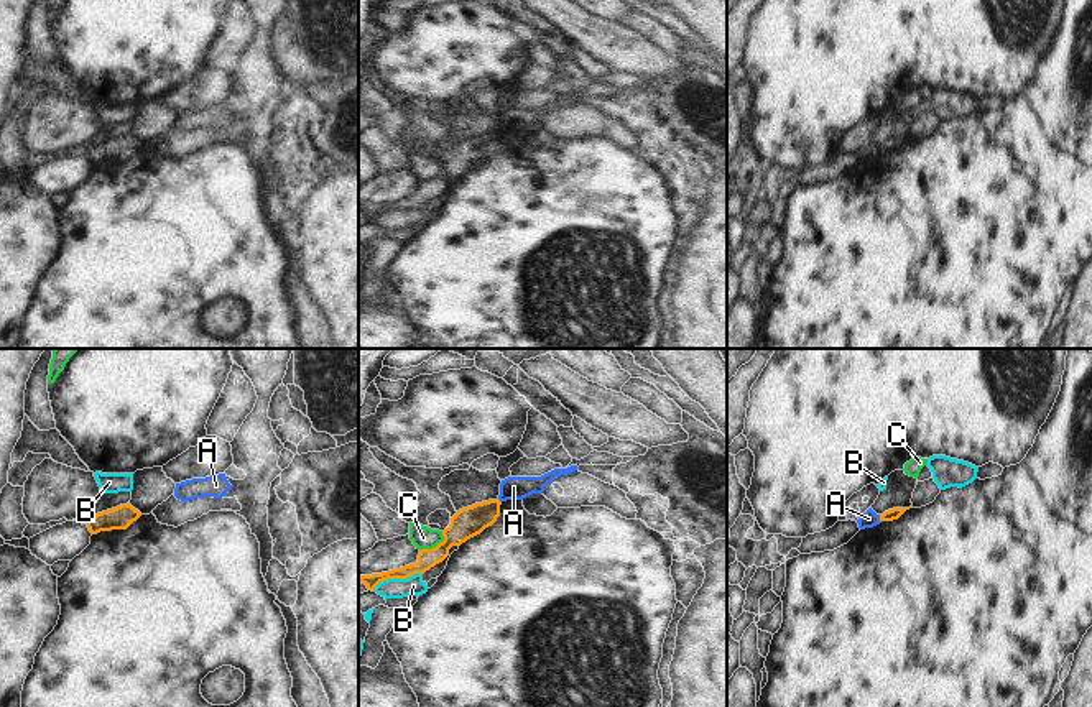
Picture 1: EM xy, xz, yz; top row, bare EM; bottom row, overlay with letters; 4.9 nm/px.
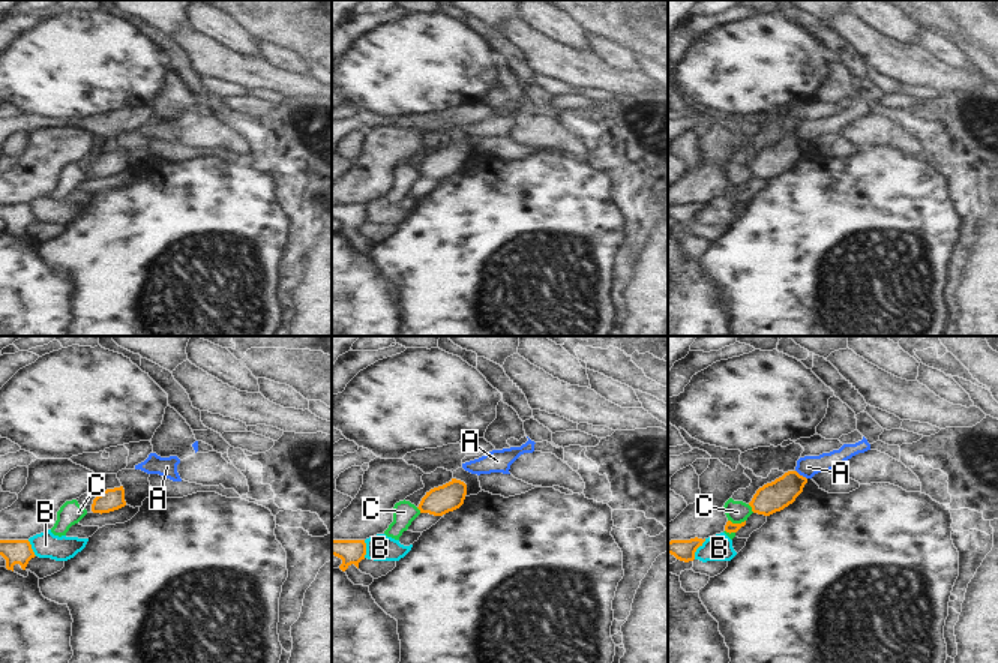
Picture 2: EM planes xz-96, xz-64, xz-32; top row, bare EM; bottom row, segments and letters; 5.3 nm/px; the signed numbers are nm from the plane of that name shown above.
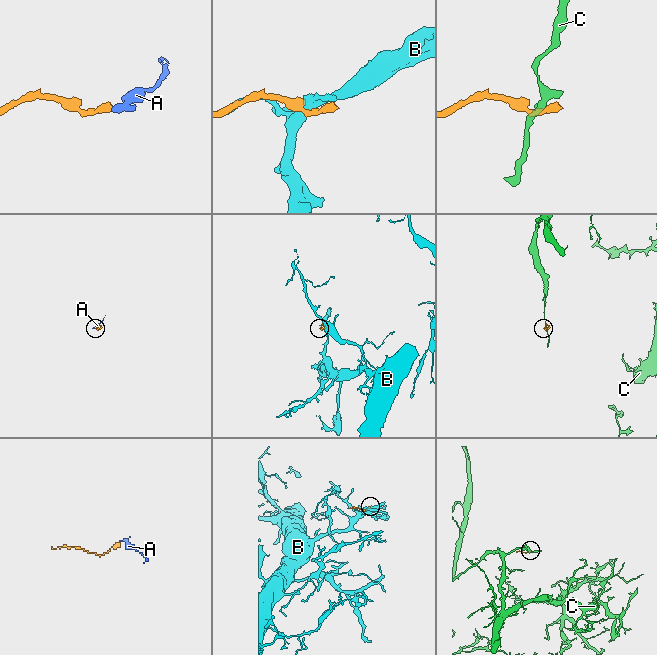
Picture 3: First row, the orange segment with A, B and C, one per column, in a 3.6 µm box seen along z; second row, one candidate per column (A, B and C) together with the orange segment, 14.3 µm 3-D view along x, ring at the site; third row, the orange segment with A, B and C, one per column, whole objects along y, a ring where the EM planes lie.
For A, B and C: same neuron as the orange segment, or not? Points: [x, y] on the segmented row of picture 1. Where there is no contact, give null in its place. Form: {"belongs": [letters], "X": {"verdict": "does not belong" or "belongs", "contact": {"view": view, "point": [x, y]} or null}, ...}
{"belongs": [], "A": {"verdict": "does not belong", "contact": {"view": "yz", "point": [880, 518]}}, "B": {"verdict": "does not belong", "contact": {"view": "xz", "point": [397, 577]}}, "C": {"verdict": "does not belong", "contact": {"view": "xz", "point": [436, 546]}}}

